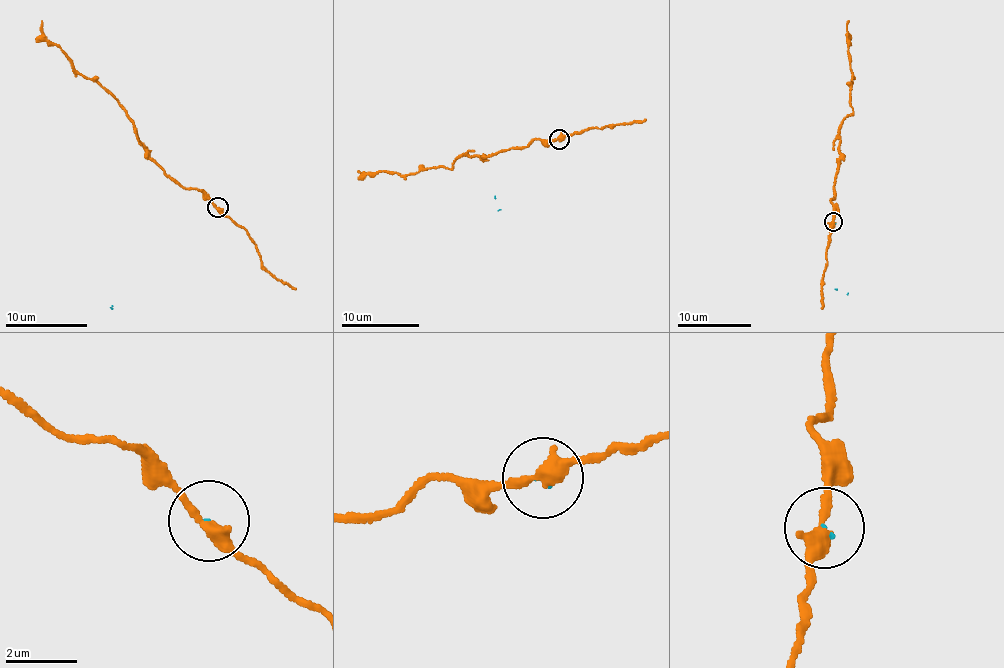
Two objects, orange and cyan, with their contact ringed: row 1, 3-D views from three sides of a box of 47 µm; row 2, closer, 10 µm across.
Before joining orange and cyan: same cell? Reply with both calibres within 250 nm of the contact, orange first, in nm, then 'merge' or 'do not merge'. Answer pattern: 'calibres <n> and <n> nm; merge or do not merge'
calibres 360 and 50 nm; do not merge

